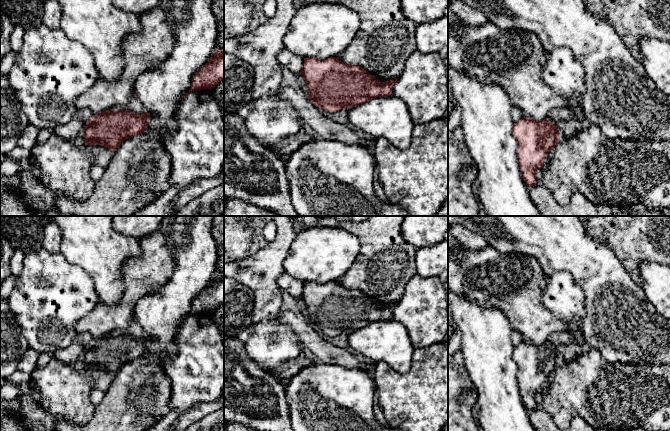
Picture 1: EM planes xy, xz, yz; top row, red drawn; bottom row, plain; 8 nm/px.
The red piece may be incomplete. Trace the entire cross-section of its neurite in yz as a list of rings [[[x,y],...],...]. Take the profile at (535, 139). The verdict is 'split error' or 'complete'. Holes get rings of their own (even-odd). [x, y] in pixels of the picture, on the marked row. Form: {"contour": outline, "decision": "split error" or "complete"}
{"contour": [[[528,117],[514,123],[512,132],[517,141],[517,158],[523,180],[528,187],[537,183],[535,173],[544,166],[543,161],[560,138],[553,122],[548,119],[534,121]]], "decision": "complete"}

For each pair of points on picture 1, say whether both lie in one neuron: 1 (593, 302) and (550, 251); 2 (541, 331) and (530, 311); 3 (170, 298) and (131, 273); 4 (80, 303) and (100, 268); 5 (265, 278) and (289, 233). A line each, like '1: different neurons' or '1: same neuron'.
1: same neuron
2: same neuron
3: different neurons
4: different neurons
5: same neuron

